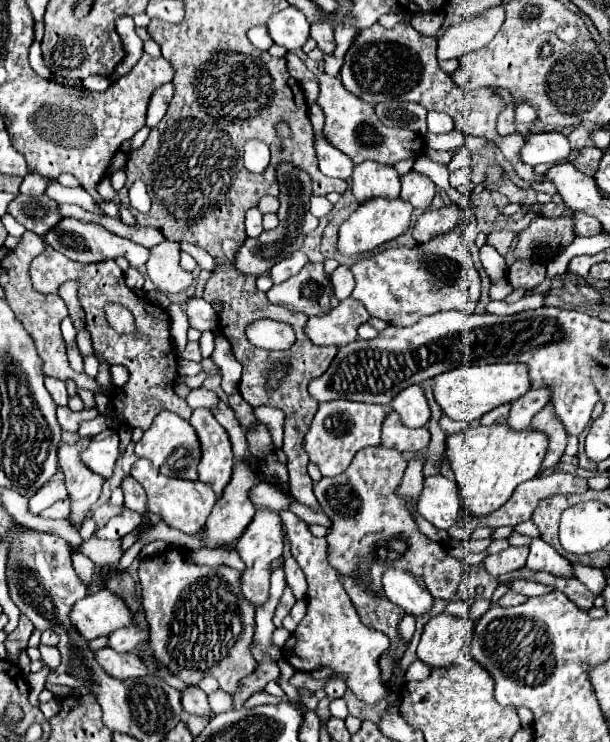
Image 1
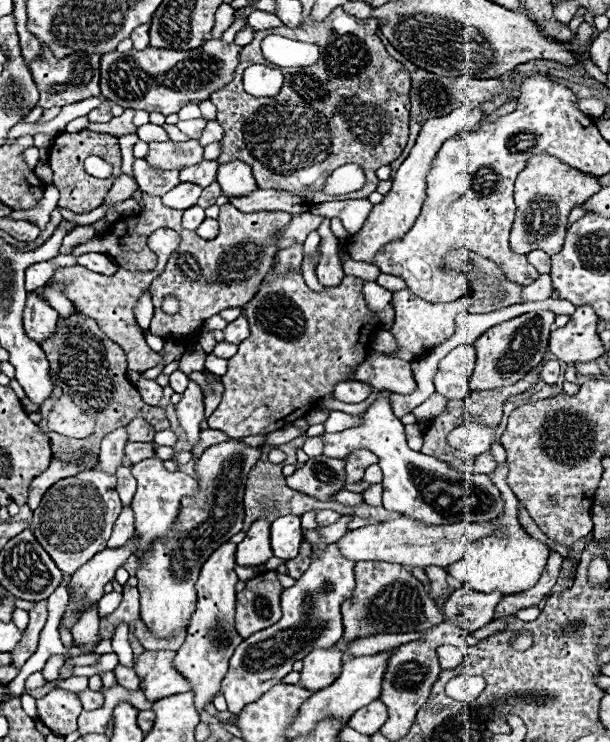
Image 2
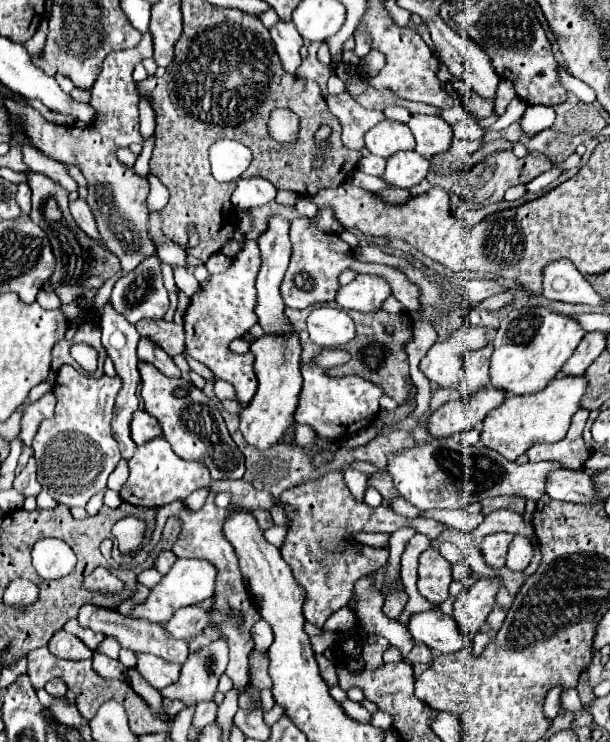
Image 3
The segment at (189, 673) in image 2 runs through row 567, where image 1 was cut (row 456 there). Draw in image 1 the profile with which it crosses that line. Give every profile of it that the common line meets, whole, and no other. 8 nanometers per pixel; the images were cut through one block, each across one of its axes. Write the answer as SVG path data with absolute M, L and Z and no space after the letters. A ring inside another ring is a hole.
M196 408L190 416L190 424L202 444L202 460L198 464L200 480L210 484L216 496L222 496L234 468L234 454L228 434L208 408Z

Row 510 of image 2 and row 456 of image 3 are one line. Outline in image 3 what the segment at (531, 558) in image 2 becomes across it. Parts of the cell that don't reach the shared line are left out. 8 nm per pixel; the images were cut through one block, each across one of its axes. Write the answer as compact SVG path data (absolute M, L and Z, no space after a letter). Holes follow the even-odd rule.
M562 376L554 378L540 394L536 396L510 396L496 410L492 410L484 422L480 432L480 442L500 452L506 460L516 460L530 446L540 442L558 442L566 436L570 418L580 408L580 398L584 396L584 378L582 376Z

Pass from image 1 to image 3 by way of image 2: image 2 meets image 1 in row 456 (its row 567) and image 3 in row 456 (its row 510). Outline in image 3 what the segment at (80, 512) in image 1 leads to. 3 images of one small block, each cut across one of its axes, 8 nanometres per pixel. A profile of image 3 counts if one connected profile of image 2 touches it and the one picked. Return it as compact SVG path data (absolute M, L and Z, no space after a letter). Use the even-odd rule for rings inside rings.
M62 366L58 370L52 390L56 396L54 416L40 424L40 432L34 436L32 442L38 482L58 504L64 504L68 508L86 506L86 502L94 494L106 488L108 476L118 466L120 452L110 430L118 390L118 376L88 378L72 366Z

